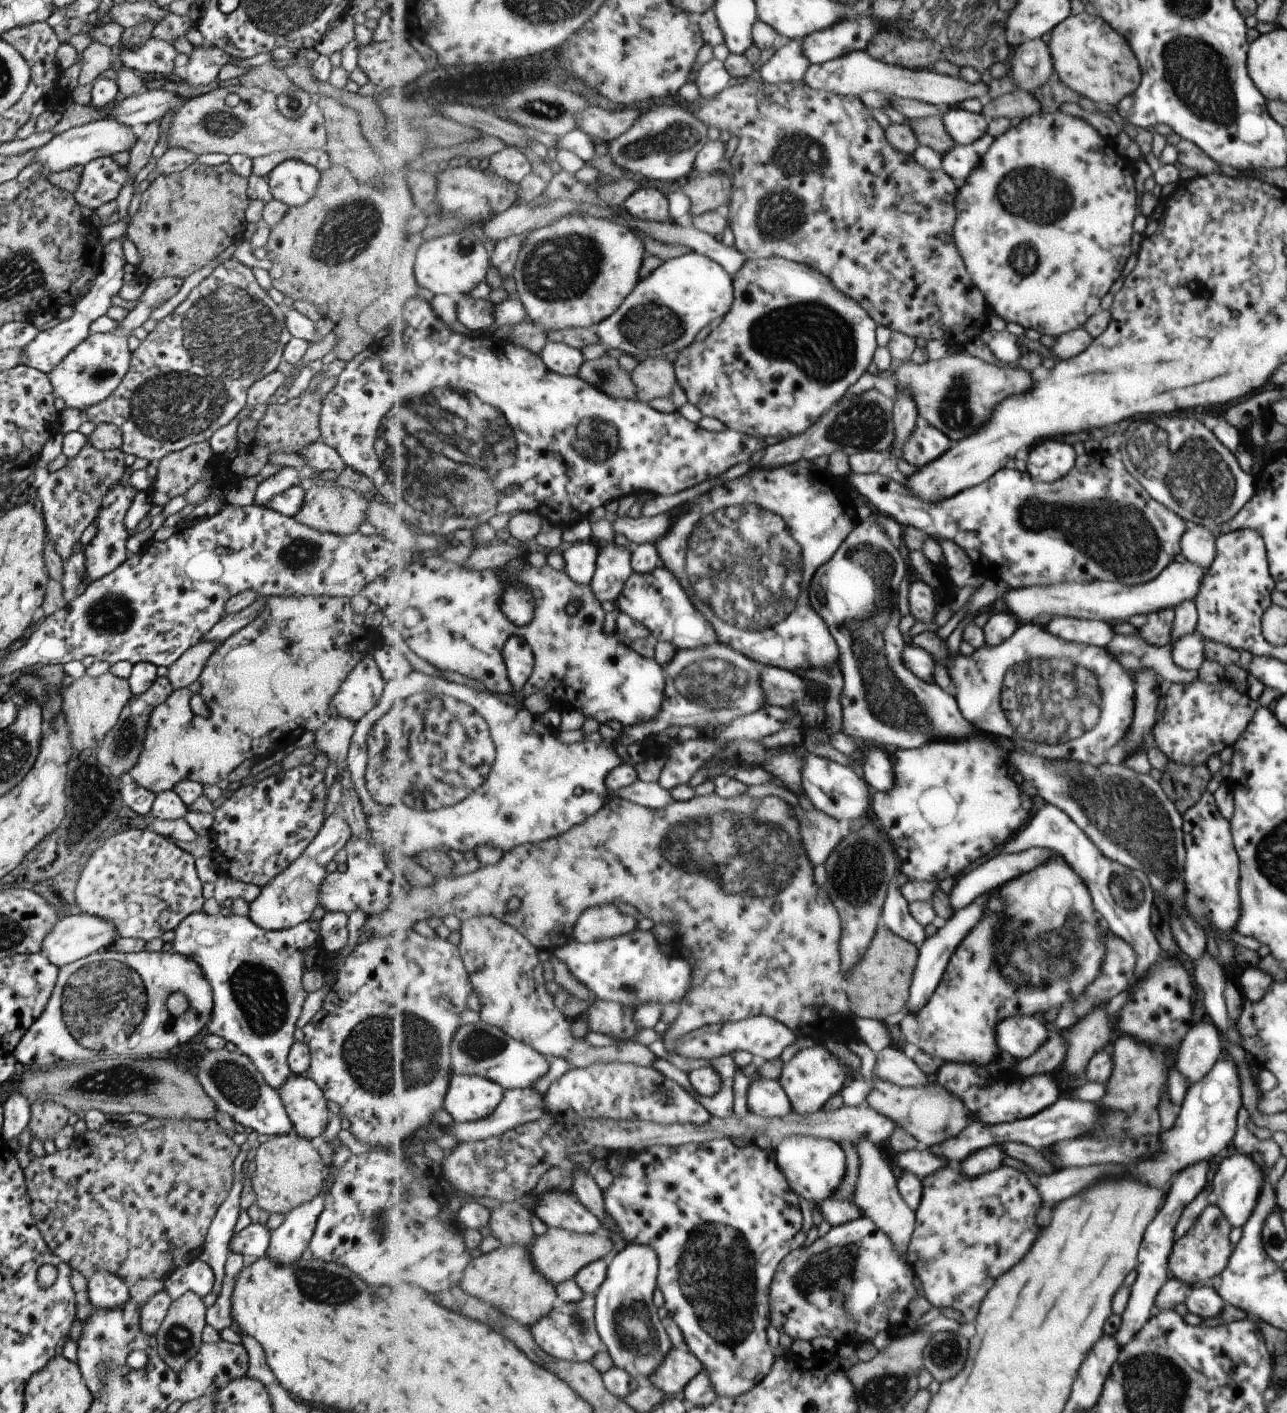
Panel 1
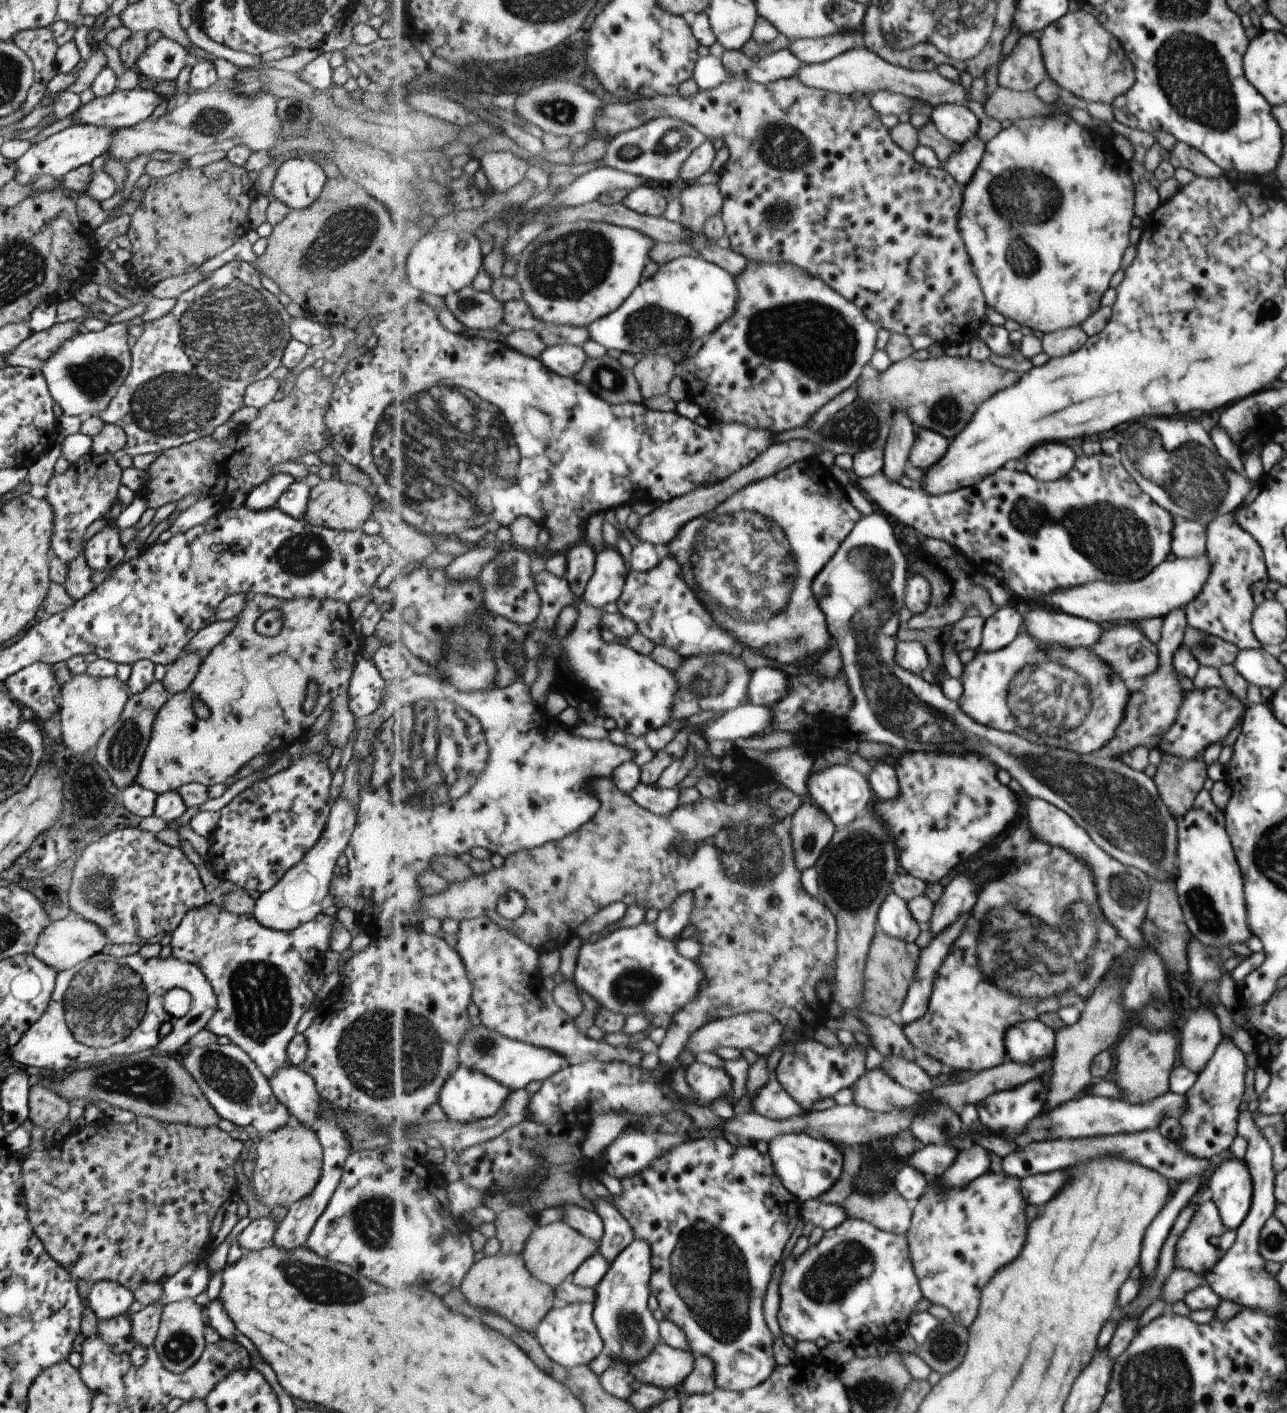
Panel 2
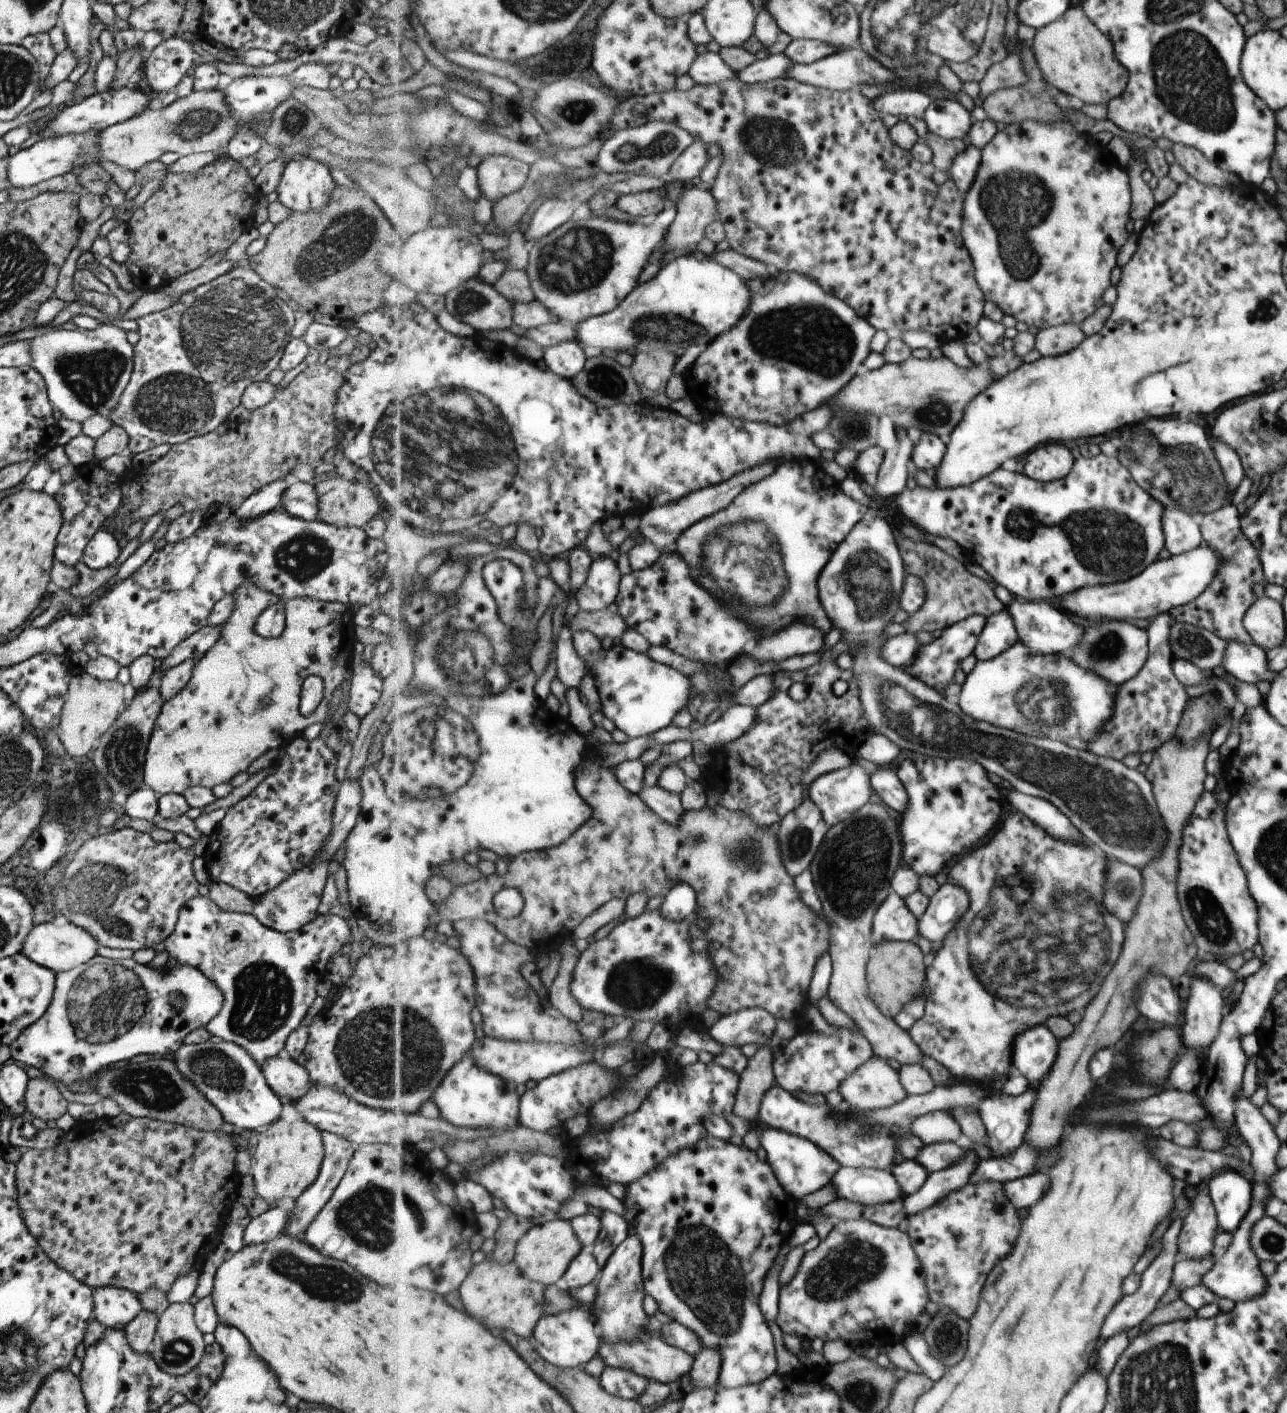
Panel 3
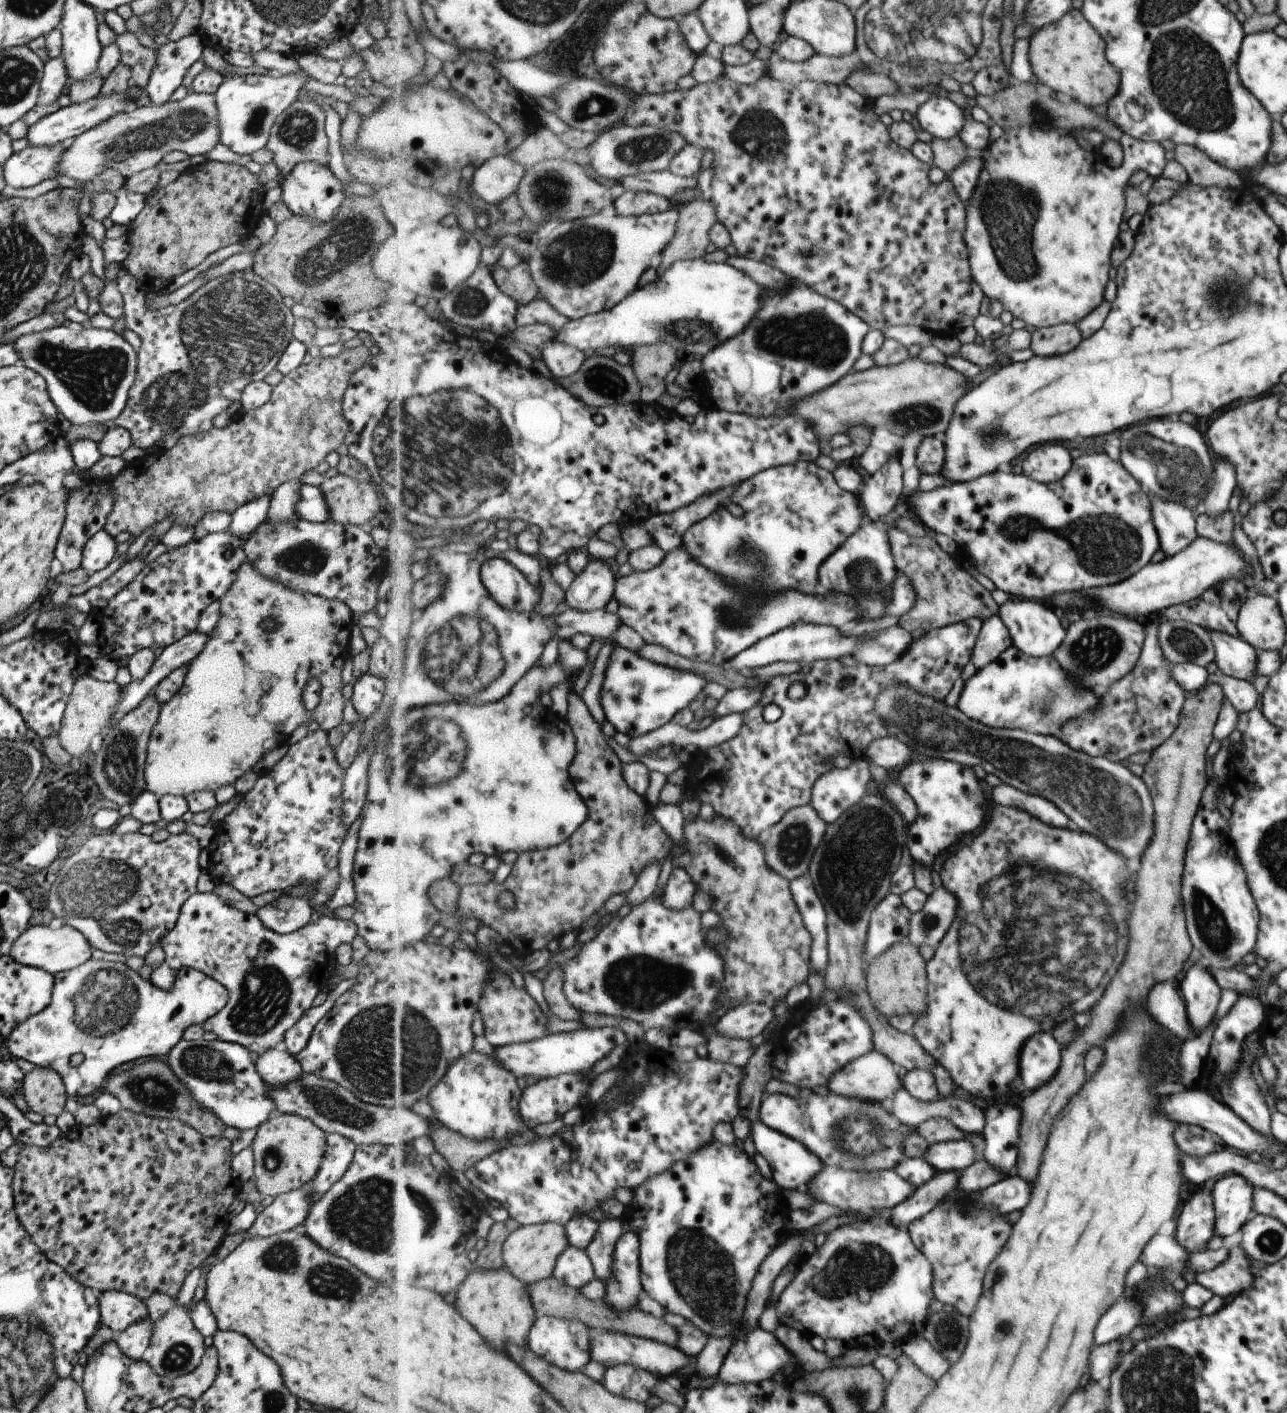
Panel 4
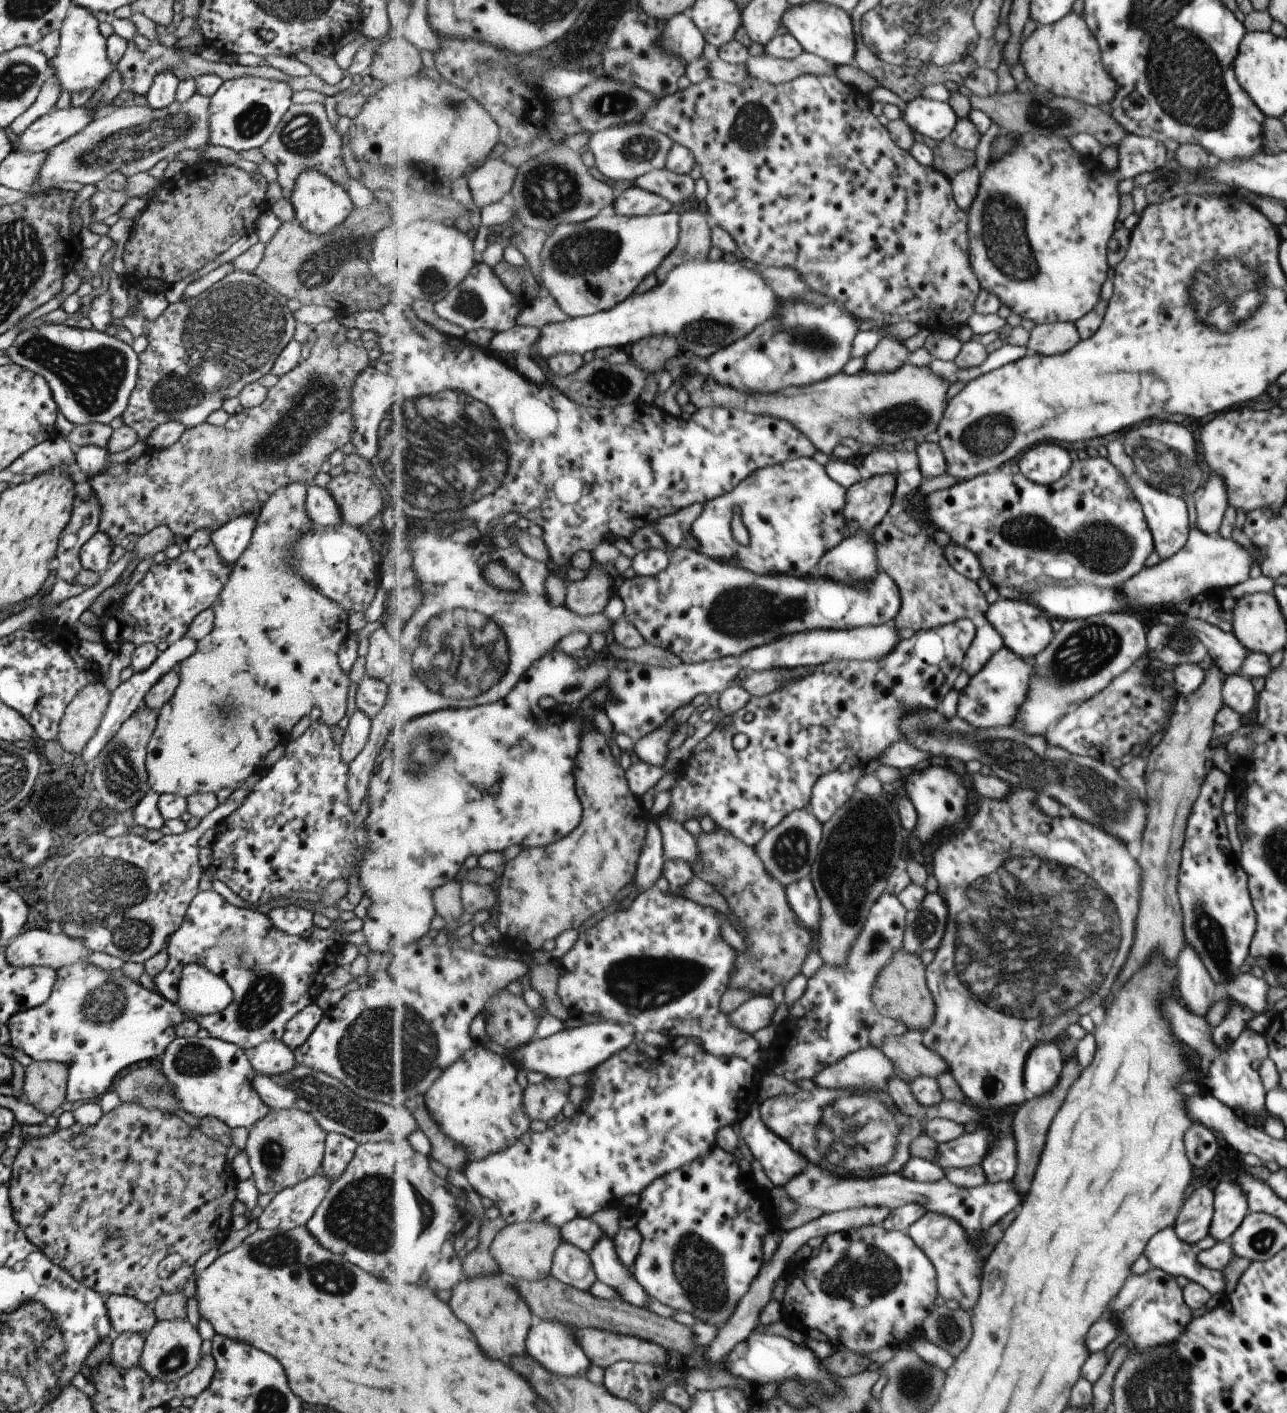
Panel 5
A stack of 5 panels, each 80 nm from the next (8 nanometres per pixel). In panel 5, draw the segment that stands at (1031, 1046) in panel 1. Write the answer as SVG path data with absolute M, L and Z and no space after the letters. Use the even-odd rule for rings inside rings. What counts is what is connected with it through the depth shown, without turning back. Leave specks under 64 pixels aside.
M1041 1041L1031 1049L1025 1066L1025 1080L1029 1080L1029 1098L1043 1096L1043 1092L1055 1086L1063 1068L1061 1056L1063 1054L1057 1049L1055 1041Z

